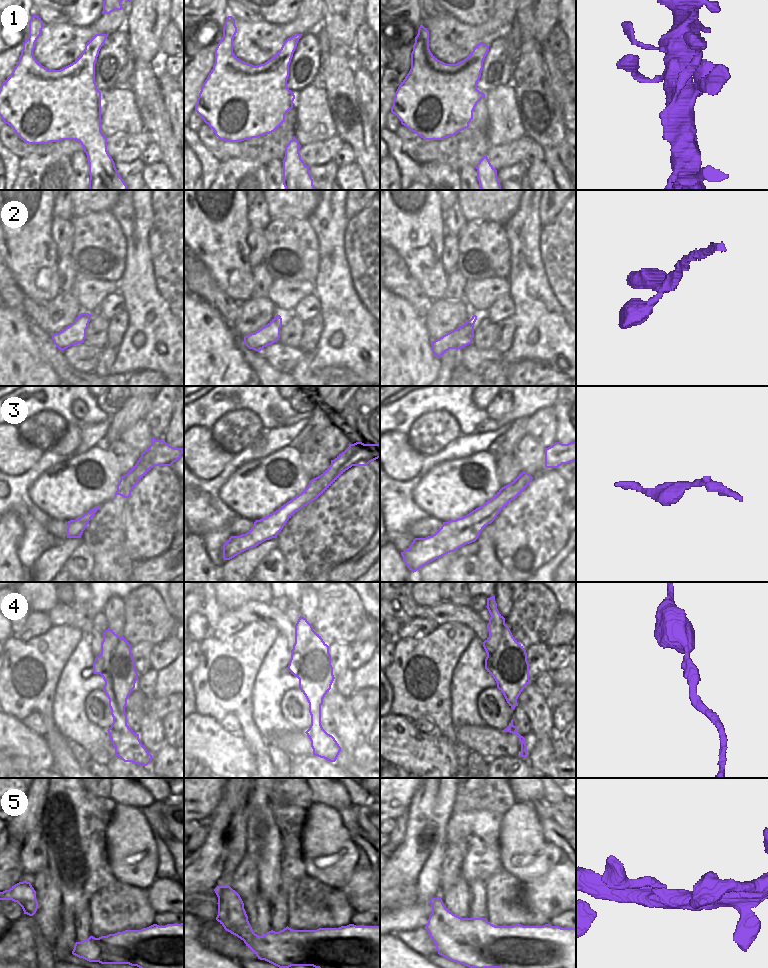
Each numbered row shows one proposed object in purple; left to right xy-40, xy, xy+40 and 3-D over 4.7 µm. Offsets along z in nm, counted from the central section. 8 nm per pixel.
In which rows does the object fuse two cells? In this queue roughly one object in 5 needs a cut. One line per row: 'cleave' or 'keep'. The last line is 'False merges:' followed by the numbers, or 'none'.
1: keep
2: keep
3: keep
4: keep
5: keep
False merges: none

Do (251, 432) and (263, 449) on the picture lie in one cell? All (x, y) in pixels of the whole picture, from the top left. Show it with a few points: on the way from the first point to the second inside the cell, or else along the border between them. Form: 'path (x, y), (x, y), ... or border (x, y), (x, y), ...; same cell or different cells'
border (259, 417), (263, 433), (251, 445), (237, 453); different cells

